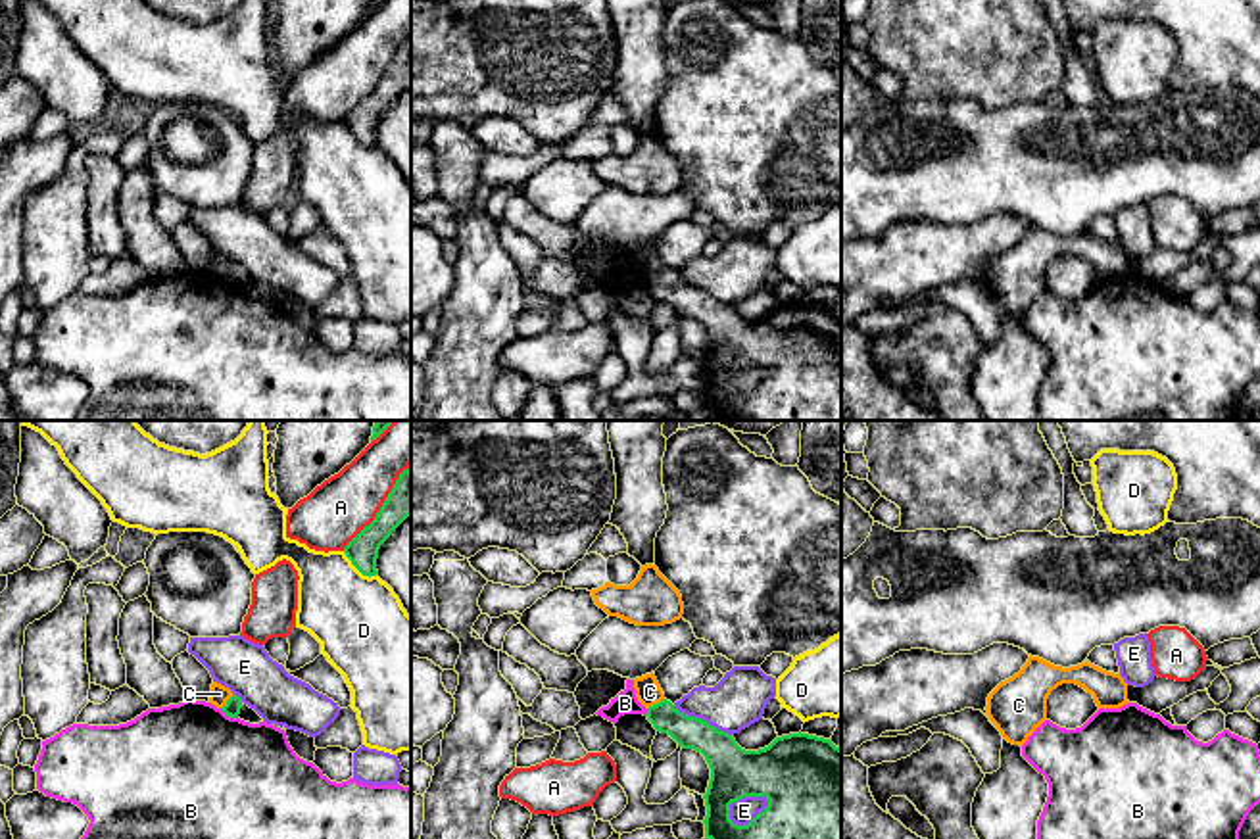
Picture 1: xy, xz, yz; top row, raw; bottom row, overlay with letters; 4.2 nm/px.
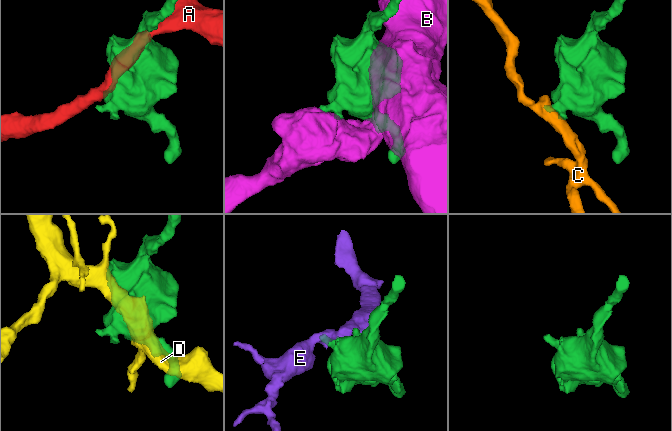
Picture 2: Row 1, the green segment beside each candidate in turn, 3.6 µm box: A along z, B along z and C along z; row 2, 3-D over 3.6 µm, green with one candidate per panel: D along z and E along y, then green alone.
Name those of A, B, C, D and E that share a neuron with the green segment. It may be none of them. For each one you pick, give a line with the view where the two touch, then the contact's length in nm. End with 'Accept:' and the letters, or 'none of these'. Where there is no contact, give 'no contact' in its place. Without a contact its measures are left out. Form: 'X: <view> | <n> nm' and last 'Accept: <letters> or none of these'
Accept: none of these

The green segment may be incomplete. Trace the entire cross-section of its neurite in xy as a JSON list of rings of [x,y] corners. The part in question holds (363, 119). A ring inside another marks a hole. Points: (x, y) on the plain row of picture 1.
[[[403,40],[392,61],[376,83],[375,90],[365,96],[346,117],[344,123],[363,146],[376,146],[376,129],[380,115],[390,104],[411,86],[411,40]]]

